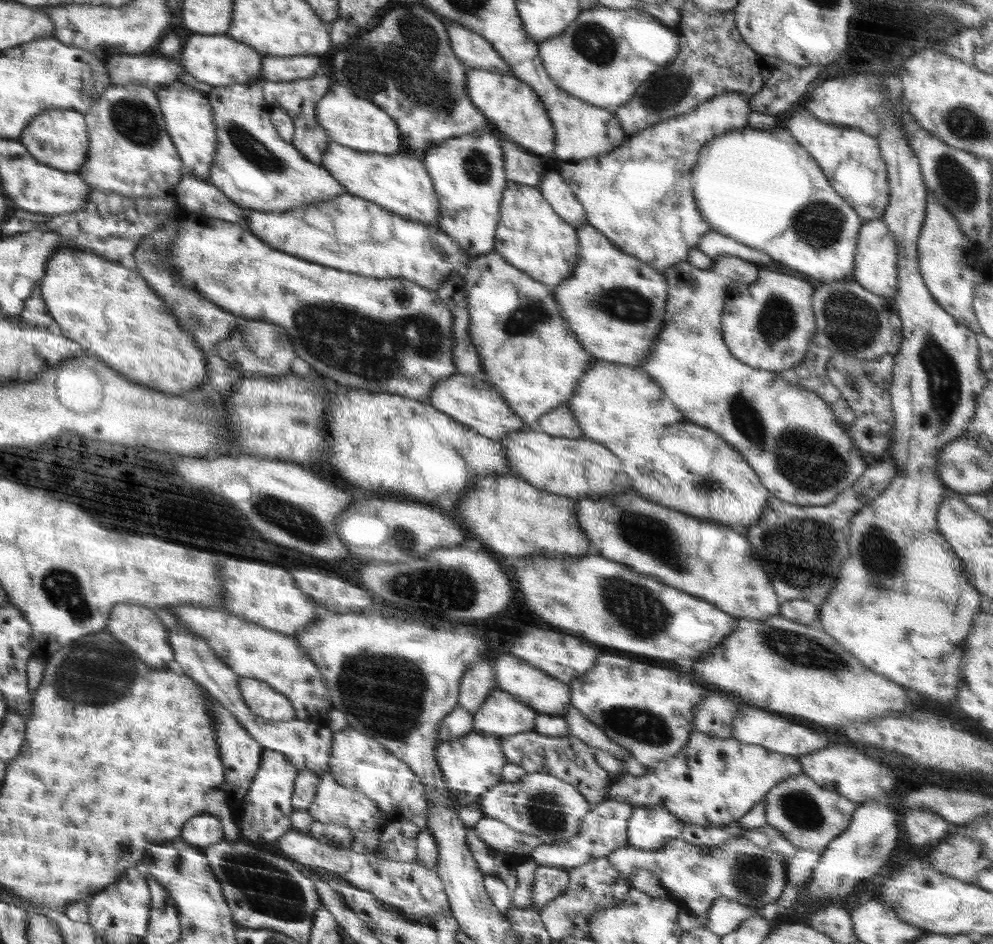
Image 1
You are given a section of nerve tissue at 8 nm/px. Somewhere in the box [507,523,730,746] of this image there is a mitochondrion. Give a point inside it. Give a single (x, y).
(635, 605)

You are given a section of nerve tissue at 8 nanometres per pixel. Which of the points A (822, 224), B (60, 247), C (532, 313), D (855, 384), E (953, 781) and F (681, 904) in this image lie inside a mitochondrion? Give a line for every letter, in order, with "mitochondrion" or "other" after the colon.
A: mitochondrion
B: other
C: mitochondrion
D: mitochondrion
E: other
F: other

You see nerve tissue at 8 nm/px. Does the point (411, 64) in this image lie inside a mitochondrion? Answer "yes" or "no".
yes

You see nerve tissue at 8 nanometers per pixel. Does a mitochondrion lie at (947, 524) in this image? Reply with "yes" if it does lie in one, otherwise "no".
no

